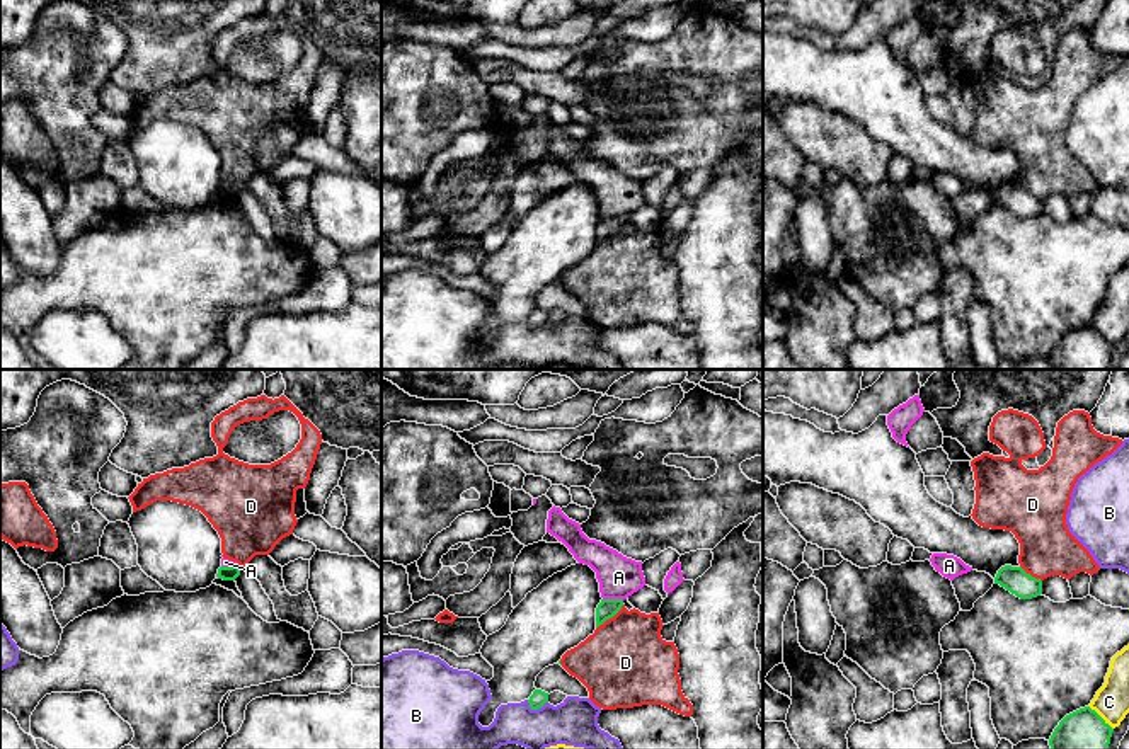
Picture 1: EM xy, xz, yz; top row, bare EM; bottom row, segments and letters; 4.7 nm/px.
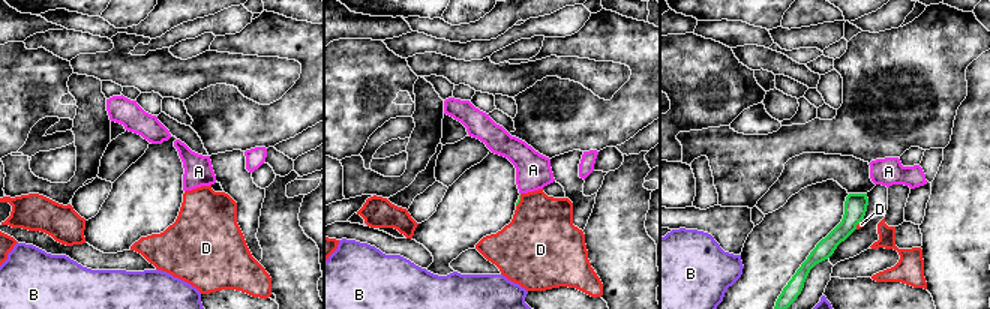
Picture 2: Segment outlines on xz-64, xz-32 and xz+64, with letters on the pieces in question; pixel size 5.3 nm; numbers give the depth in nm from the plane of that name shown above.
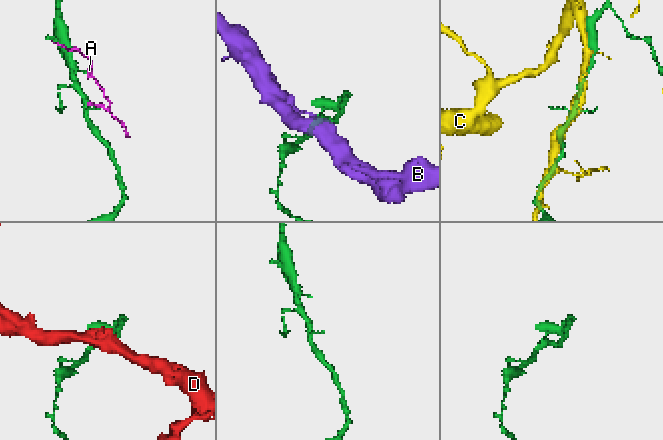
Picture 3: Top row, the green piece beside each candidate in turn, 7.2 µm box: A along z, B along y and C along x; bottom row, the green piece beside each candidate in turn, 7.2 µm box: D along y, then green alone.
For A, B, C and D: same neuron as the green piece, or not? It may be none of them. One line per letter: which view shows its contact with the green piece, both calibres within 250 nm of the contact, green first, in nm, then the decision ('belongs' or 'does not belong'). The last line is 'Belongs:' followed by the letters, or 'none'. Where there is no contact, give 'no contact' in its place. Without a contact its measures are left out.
A: xz | 90/200 nm | does not belong
B: xz | 80/220 nm | does not belong
C: yz | 280/160 nm | does not belong
D: xz | 90/420 nm | does not belong
Belongs: none

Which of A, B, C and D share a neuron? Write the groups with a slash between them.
A / B / C / D

